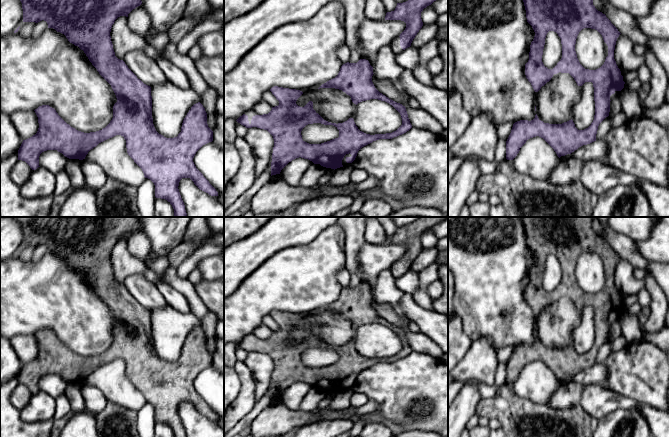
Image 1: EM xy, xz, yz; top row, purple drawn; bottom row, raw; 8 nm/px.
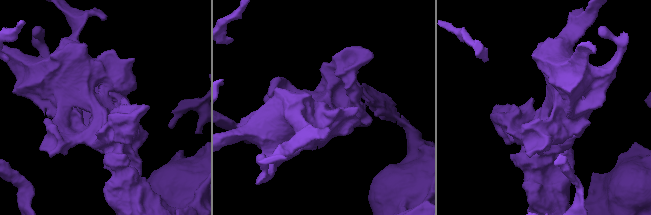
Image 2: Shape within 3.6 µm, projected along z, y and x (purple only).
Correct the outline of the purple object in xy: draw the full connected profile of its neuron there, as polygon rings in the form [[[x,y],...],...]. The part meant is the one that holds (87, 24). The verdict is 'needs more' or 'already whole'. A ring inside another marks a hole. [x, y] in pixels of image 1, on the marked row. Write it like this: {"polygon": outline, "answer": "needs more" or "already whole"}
{"polygon": [[[20,0],[23,22],[46,21],[66,36],[68,41],[84,51],[99,74],[111,85],[117,102],[113,106],[113,118],[102,130],[84,133],[67,124],[49,105],[35,109],[39,128],[35,135],[23,140],[18,150],[18,160],[25,161],[32,170],[39,166],[39,156],[47,150],[57,150],[69,159],[85,159],[88,152],[99,143],[121,135],[126,140],[128,155],[142,169],[144,177],[155,185],[155,197],[167,200],[174,209],[174,217],[187,217],[178,186],[182,178],[190,178],[202,191],[218,196],[216,189],[196,168],[193,158],[205,144],[213,141],[213,131],[207,124],[207,113],[203,105],[194,104],[183,120],[177,137],[166,138],[159,134],[153,124],[151,87],[144,84],[128,68],[123,60],[115,56],[111,41],[111,28],[120,16],[128,14],[142,4],[141,0]]], "answer": "already whole"}

